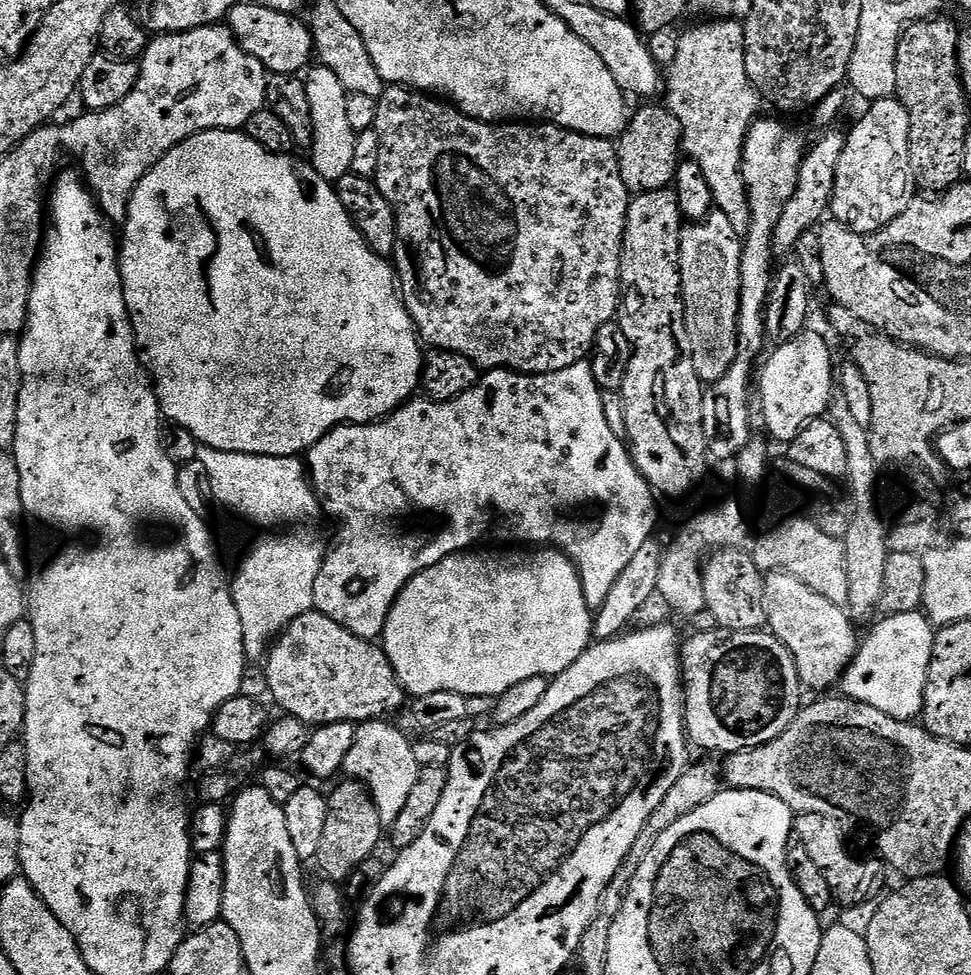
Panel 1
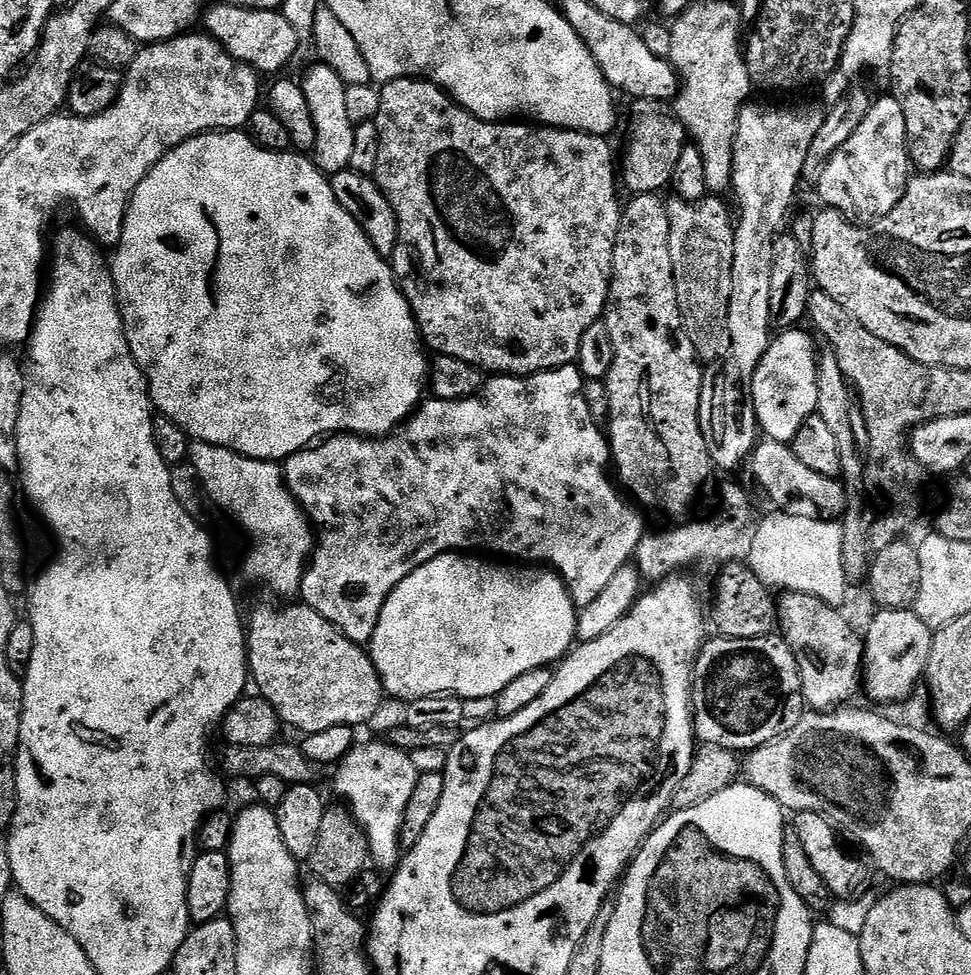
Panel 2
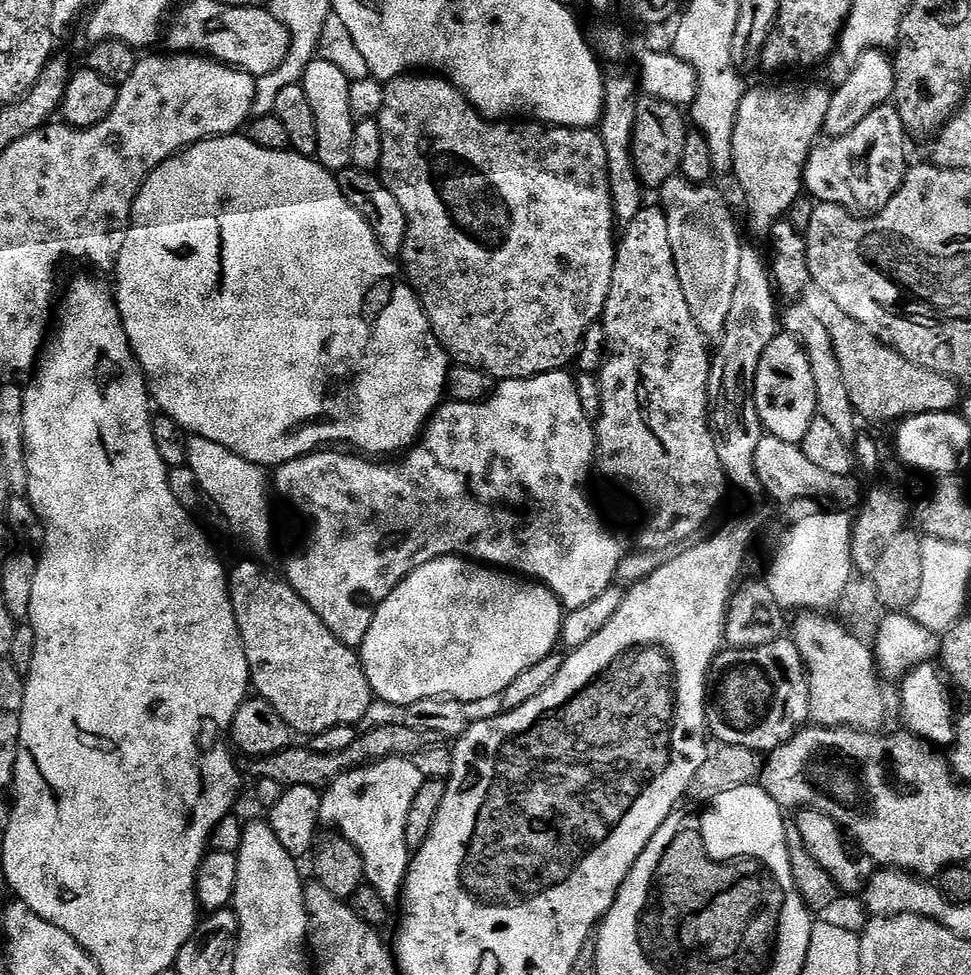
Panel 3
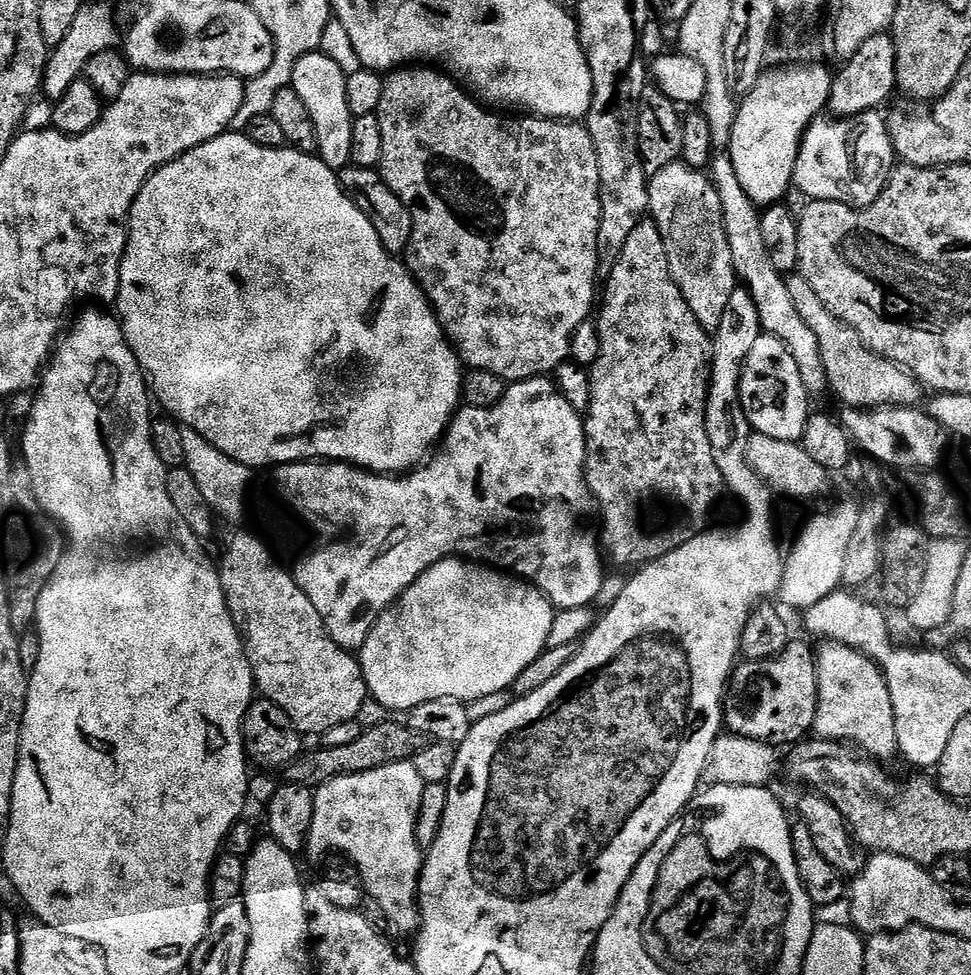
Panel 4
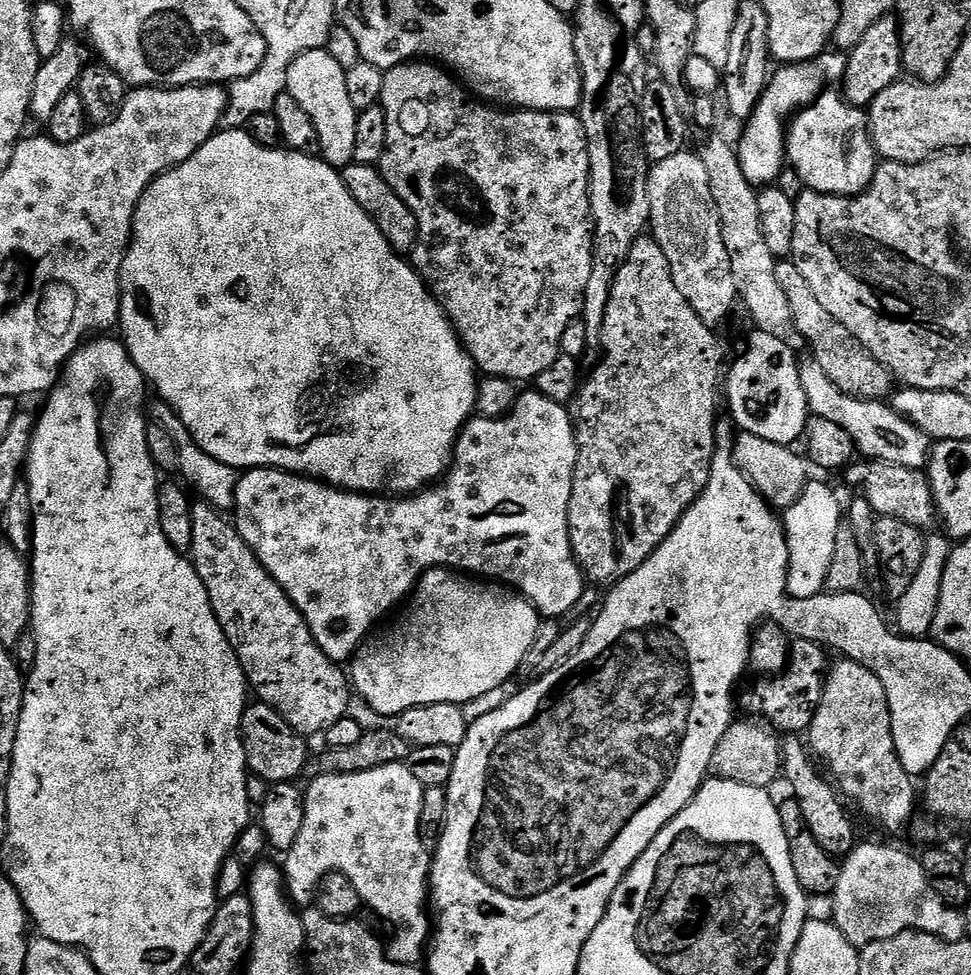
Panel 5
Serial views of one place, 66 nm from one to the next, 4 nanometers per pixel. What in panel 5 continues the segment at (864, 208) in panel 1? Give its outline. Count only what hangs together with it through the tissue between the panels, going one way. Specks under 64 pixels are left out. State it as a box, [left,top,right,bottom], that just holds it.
[787,90,878,196]

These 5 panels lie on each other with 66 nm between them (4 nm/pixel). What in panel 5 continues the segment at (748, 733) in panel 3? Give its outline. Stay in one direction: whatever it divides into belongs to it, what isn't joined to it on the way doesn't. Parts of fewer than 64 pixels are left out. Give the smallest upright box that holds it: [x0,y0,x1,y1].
[744,640,830,734]

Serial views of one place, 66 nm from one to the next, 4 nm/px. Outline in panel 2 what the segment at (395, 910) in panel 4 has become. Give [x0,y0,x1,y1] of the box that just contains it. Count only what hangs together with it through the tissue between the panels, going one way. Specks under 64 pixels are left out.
[335,742,418,870]

